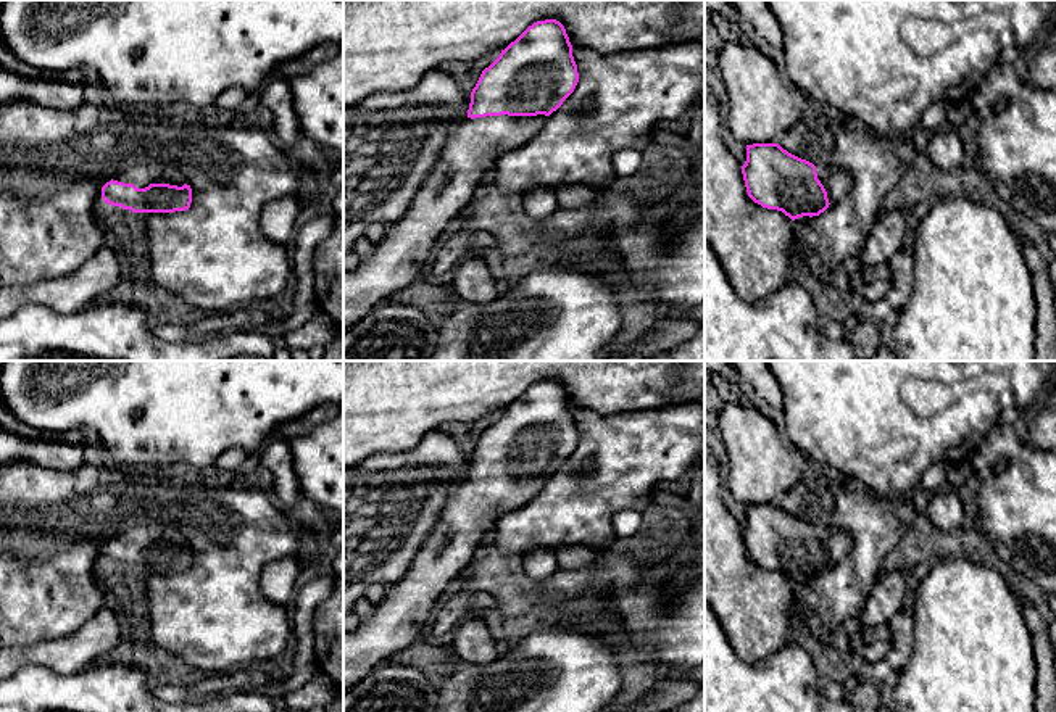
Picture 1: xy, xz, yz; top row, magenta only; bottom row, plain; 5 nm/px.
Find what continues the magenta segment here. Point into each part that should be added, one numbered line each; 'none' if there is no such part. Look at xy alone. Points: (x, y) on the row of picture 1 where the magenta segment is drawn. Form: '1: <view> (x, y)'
1: xy (141, 176)

